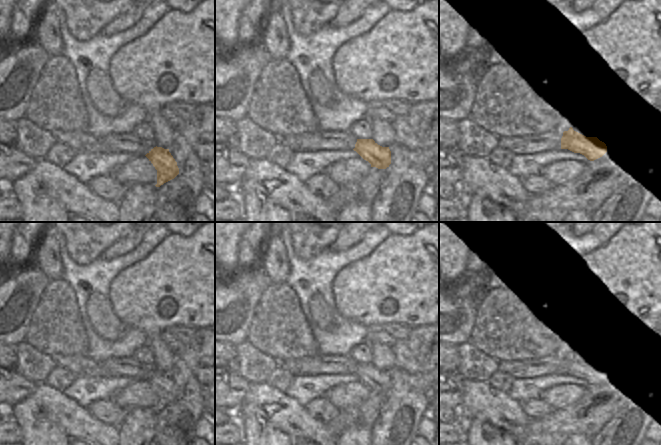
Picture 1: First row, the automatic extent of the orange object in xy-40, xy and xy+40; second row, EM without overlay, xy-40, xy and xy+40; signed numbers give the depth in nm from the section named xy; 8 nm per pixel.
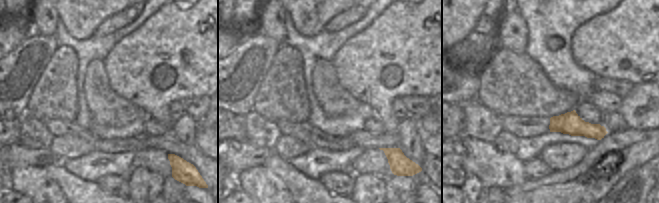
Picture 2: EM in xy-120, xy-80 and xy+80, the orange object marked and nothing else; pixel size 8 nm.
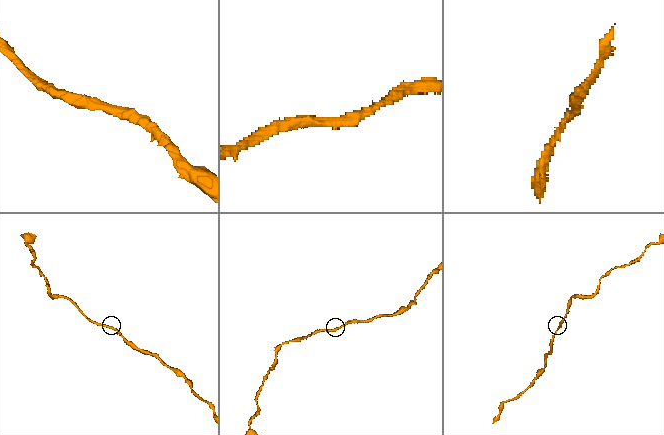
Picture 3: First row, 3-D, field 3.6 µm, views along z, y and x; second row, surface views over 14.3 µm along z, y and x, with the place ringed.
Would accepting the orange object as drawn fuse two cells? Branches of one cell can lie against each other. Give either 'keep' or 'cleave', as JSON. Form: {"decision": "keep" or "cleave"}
{"decision": "keep"}

